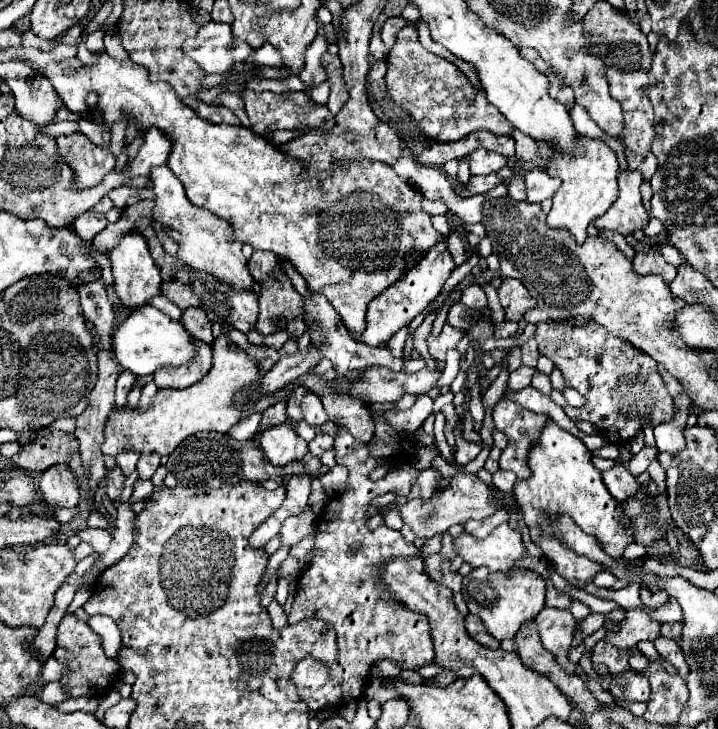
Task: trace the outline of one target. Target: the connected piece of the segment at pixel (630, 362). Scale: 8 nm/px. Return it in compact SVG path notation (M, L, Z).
M571 318L539 322L535 340L539 344L539 352L551 358L563 372L567 386L579 390L585 398L583 408L579 408L581 420L595 424L597 432L607 438L607 442L623 446L635 438L637 430L645 430L647 426L655 428L657 424L673 418L671 412L663 412L671 410L671 406L661 406L673 402L657 372L657 362L631 344L611 336L597 322L583 326L571 324Z

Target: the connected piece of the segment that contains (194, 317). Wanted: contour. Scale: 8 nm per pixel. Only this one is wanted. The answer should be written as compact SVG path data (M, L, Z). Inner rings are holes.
M187 308L183 312L183 324L189 332L193 332L195 338L211 344L213 342L213 334L211 334L211 322L207 320L205 312L201 308Z

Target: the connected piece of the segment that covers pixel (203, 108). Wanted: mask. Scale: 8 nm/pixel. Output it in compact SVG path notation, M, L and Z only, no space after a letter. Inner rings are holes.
M199 104L197 108L195 108L195 112L201 116L201 118L205 118L205 120L209 120L209 122L213 122L213 124L217 124L217 122L225 122L225 124L241 124L239 122L239 118L229 110L229 108L223 108L223 106L209 106L209 104Z

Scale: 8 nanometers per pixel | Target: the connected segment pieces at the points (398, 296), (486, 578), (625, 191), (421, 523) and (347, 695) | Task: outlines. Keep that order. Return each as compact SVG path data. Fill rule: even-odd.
M447 242L437 244L435 248L429 250L429 254L425 256L425 260L419 262L419 266L411 268L407 272L405 278L397 280L389 290L385 290L381 296L377 296L371 304L369 304L369 312L367 312L367 328L363 334L351 334L353 338L361 340L363 344L369 346L381 346L383 342L387 342L397 330L401 330L403 326L407 326L417 314L421 314L425 310L425 306L435 300L441 292L441 286L445 284L445 280L451 276L451 270L455 268L453 258L447 250Z
M517 566L511 568L509 576L501 572L489 572L487 568L477 568L463 578L461 588L469 612L477 614L487 626L487 632L497 640L513 638L523 624L535 620L535 616L545 608L545 592L547 582L543 576Z
M619 172L619 198L611 204L611 208L595 220L599 230L619 232L623 236L633 234L635 230L643 230L649 222L649 212L641 202L641 172Z
M460 471L449 482L447 488L435 492L429 500L415 498L415 500L407 500L403 506L393 502L389 506L383 506L381 512L389 510L389 508L397 508L399 510L403 522L411 526L411 530L415 532L417 538L429 540L429 538L433 538L437 534L447 532L449 526L453 526L453 524L463 524L467 520L483 520L483 518L491 516L495 510L499 510L503 506L489 504L489 486L483 484L476 474Z
M339 428L335 452L337 462L349 468L347 486L345 492L329 500L319 518L315 536L315 550L319 554L303 568L293 608L287 616L291 624L303 618L321 618L323 622L331 624L337 634L337 658L333 664L307 657L291 672L291 682L297 686L299 700L303 700L309 710L341 706L359 700L369 681L371 666L379 660L393 660L401 666L401 670L419 670L435 660L427 618L423 614L409 612L395 600L389 600L385 586L375 574L381 562L387 562L395 556L417 556L419 550L413 544L399 544L399 532L387 526L381 526L373 532L367 530L365 514L375 496L385 492L407 496L411 484L419 476L419 470L401 464L399 468L389 470L383 480L369 480L369 472L379 466L381 460L371 458L367 444L355 440L345 428Z

